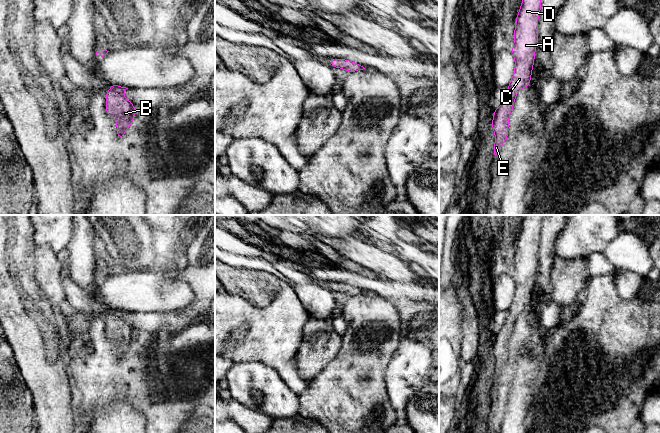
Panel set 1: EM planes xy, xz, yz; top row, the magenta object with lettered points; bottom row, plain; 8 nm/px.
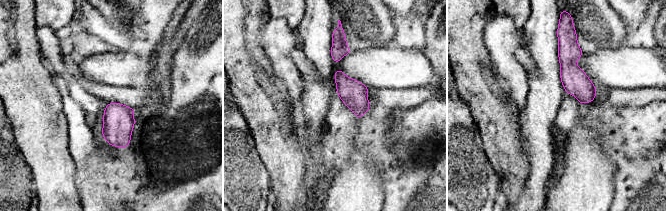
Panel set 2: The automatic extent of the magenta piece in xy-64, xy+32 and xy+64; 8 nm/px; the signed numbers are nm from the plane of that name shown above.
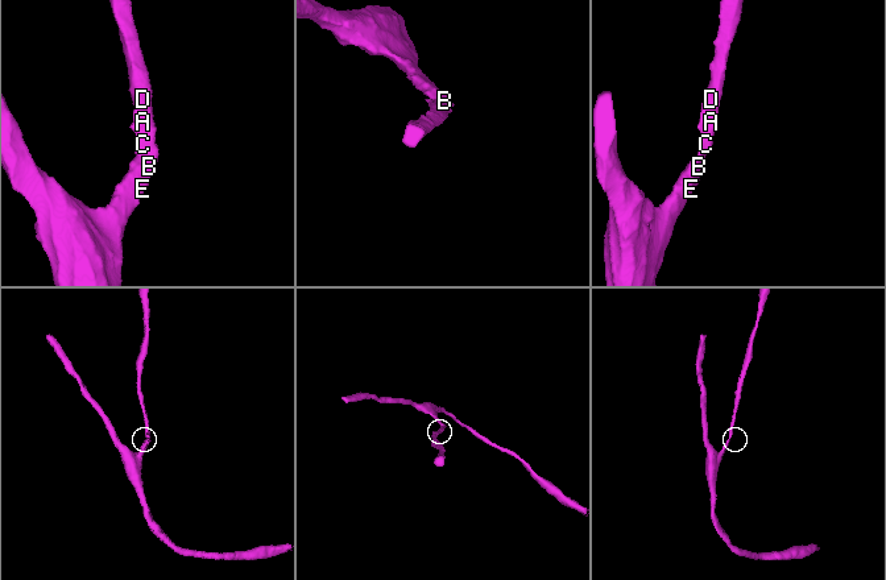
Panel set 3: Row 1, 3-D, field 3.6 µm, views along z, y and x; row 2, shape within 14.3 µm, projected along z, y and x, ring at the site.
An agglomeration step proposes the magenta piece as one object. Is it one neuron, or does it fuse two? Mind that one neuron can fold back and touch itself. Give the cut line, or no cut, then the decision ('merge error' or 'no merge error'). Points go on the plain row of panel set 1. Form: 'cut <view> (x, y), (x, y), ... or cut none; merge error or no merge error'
cut none; no merge error

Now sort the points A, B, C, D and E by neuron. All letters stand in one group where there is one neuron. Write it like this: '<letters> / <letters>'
A B C D E

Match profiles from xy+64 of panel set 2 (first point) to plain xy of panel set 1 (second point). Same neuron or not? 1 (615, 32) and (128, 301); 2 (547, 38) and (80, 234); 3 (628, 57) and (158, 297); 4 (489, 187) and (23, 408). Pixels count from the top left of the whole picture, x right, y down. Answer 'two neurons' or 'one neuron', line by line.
1: two neurons
2: one neuron
3: one neuron
4: one neuron

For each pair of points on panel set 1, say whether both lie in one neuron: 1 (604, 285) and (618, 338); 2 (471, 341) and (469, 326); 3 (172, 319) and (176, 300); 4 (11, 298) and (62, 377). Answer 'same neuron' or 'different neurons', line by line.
1: same neuron
2: same neuron
3: different neurons
4: same neuron

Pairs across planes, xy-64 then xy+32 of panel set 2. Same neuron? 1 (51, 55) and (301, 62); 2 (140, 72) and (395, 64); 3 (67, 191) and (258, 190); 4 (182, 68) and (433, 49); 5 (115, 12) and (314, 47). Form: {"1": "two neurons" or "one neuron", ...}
{"1": "two neurons", "2": "one neuron", "3": "two neurons", "4": "one neuron", "5": "two neurons"}

